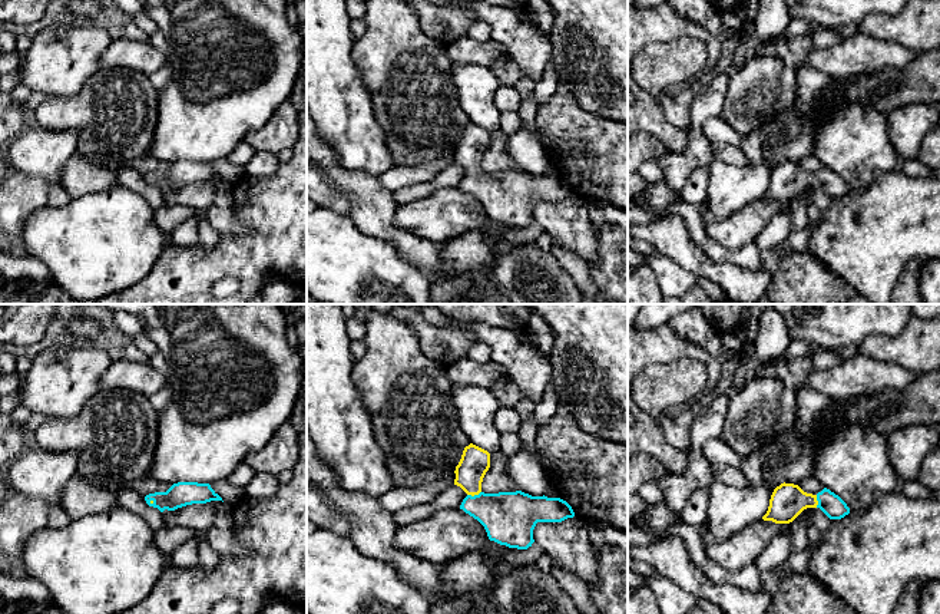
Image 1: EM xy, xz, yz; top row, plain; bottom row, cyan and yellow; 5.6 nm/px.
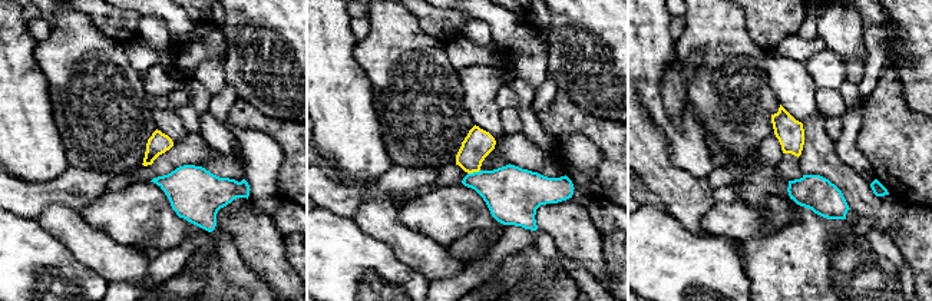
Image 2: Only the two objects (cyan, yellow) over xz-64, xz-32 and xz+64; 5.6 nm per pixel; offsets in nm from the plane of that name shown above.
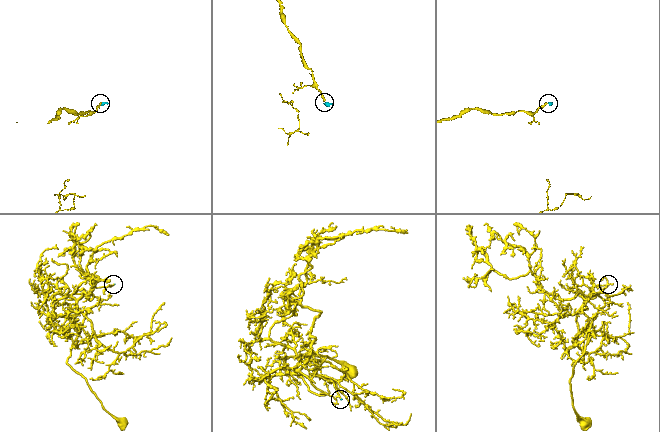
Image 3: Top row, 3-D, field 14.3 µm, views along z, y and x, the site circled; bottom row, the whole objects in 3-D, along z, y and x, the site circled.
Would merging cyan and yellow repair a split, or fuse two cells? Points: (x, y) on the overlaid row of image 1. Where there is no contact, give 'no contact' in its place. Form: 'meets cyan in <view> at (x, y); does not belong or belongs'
meets cyan in xz at (475, 495); belongs

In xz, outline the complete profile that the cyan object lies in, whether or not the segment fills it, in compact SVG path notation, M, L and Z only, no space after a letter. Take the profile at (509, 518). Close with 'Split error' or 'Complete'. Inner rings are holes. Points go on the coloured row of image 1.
M470 443L456 466L454 485L467 493L460 509L484 526L490 541L527 549L534 542L537 522L562 522L575 516L572 506L560 498L532 496L522 491L484 493L481 482L489 468L490 453Z. Split error

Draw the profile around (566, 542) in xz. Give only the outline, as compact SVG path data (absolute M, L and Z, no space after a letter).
M575 516L562 522L537 522L534 542L560 568L592 587L598 581L598 561L589 539L589 526Z

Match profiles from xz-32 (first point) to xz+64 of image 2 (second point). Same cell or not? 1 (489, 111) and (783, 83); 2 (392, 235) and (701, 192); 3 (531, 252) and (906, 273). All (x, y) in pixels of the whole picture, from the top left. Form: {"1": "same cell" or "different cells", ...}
{"1": "same cell", "2": "same cell", "3": "different cells"}

